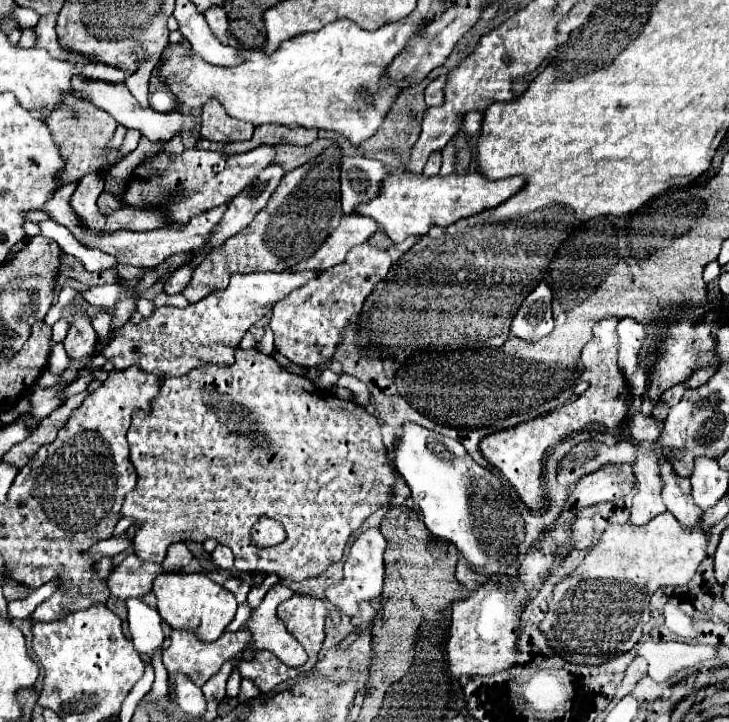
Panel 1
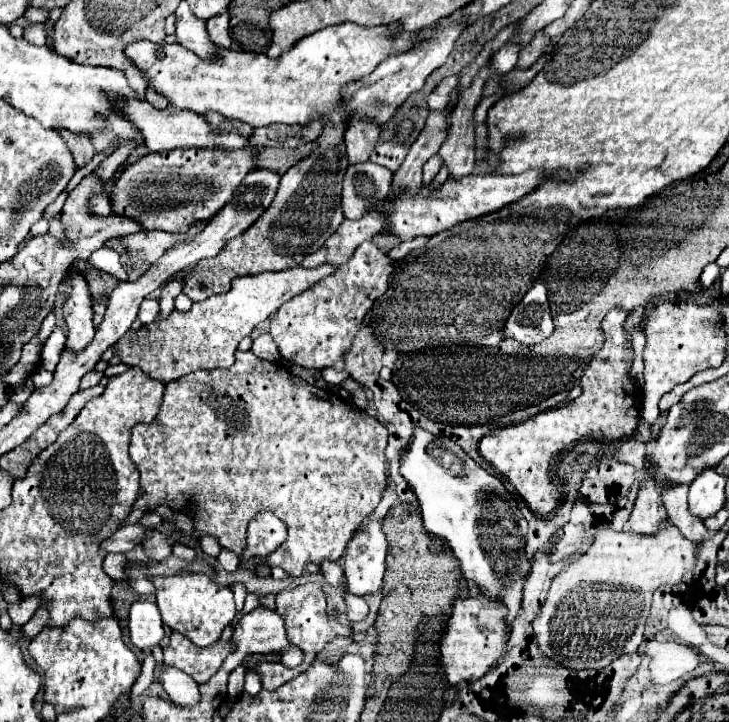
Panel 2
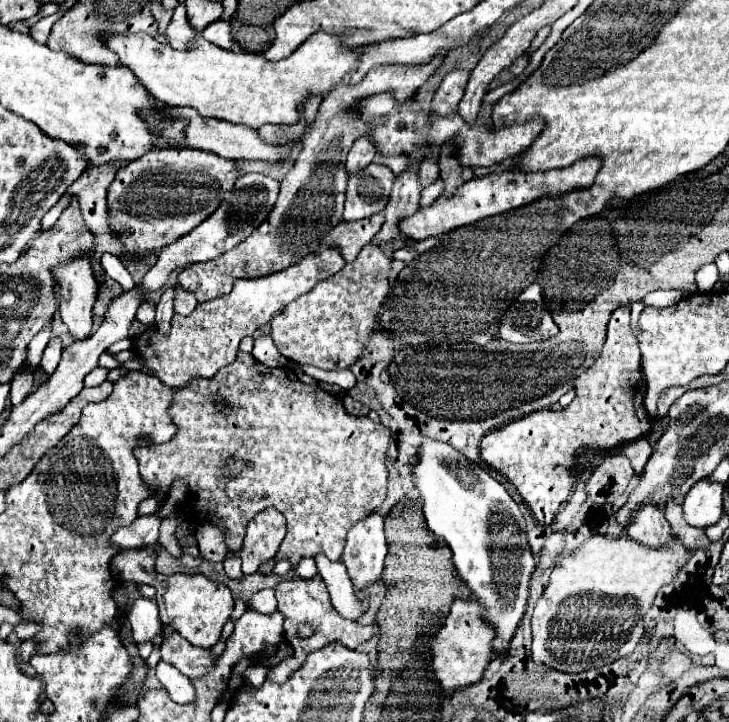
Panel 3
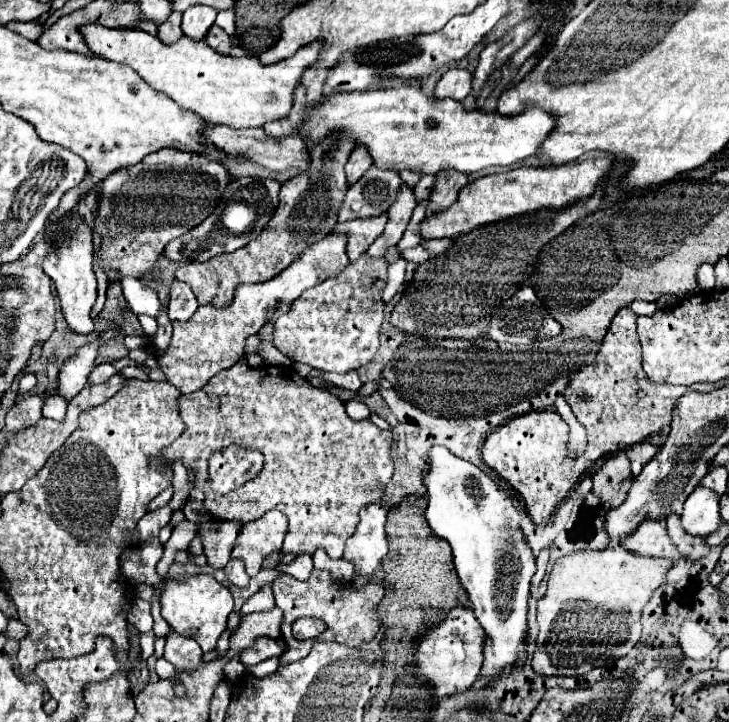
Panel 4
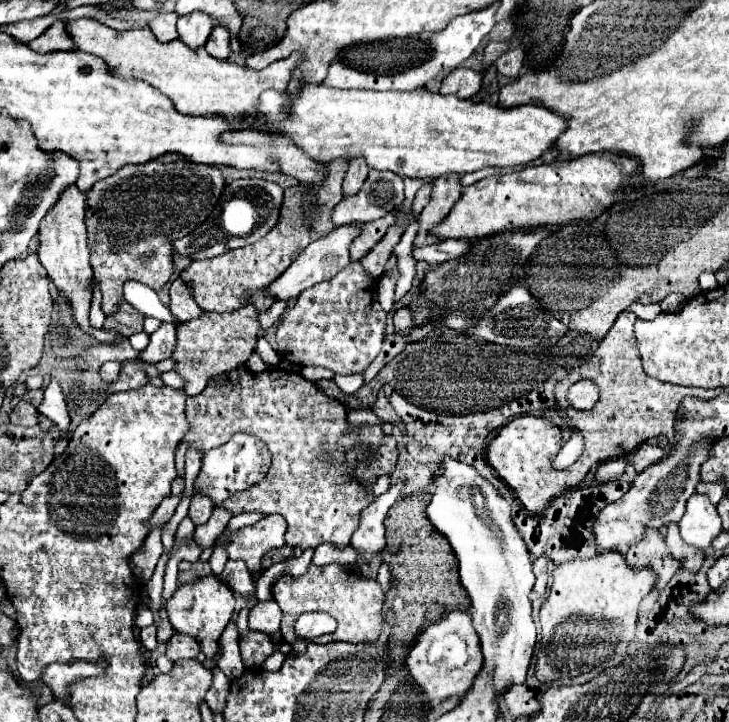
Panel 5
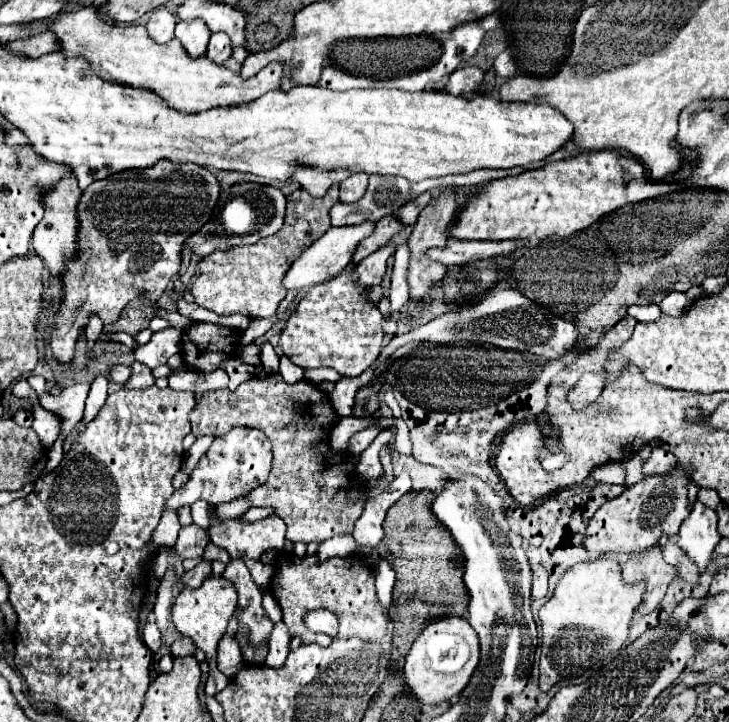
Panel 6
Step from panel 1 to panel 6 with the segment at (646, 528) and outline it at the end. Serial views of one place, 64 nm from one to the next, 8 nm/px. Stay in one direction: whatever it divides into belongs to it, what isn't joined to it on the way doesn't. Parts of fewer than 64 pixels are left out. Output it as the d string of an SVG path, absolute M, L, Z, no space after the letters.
M610 558L580 562L568 568L552 598L540 608L540 688L546 692L564 678L576 678L594 668L606 654L628 646L634 610L642 602L644 580L626 584L620 564Z

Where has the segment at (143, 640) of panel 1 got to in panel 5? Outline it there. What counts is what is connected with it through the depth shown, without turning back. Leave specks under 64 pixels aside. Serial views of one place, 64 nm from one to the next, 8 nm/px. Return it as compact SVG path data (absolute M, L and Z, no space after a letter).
M146 606L136 608L136 612L134 612L134 624L136 624L138 628L150 626L150 624L152 624L152 612L150 612Z

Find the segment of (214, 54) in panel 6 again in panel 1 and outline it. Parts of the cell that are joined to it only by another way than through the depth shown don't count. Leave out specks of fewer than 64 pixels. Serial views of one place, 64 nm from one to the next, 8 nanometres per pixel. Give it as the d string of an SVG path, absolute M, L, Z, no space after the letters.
M210 8L208 12L204 12L204 18L206 18L212 34L222 44L228 44L228 18L226 18L224 8Z

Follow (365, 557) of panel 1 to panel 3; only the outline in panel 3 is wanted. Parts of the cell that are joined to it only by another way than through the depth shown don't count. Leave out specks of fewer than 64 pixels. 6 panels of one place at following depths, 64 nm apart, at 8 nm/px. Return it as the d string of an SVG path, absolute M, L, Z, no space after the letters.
M368 514L348 532L348 576L356 590L364 590L376 584L384 570L384 558L388 552L384 538L384 518L380 514Z

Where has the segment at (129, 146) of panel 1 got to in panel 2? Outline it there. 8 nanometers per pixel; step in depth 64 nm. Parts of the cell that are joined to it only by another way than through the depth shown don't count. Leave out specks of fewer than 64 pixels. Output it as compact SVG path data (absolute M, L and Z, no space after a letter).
M122 144L114 154L110 154L94 172L104 180L104 182L108 182L112 176L114 176L114 172L118 170L118 166L134 152L136 148L128 148L128 144Z

